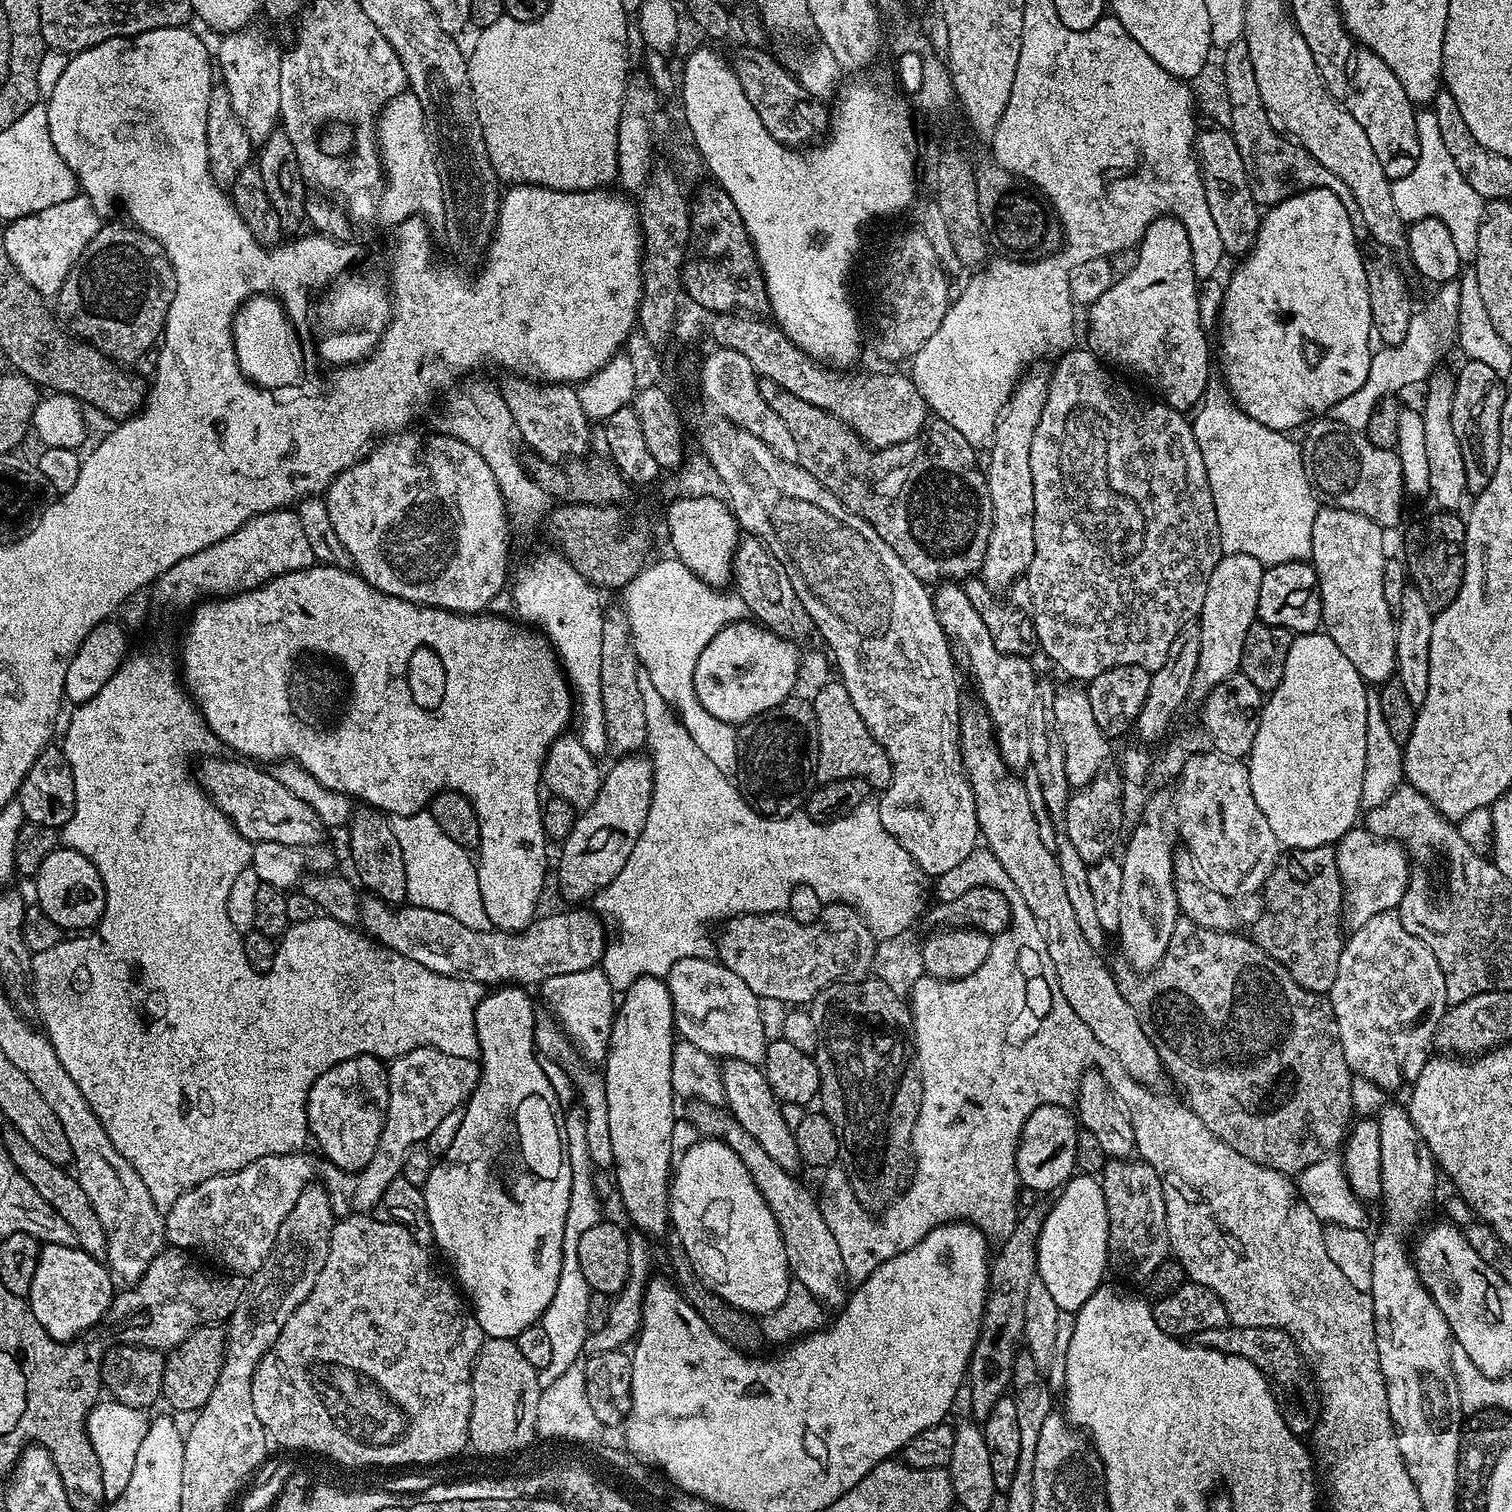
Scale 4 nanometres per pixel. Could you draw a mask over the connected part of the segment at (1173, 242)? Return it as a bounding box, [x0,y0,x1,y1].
[1086,214,1210,414]

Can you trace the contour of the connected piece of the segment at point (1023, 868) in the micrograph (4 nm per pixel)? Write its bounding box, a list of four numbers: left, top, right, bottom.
[960,710,1166,1086]

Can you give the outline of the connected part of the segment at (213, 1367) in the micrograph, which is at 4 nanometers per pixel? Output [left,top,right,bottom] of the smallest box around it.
[162,1324,227,1414]

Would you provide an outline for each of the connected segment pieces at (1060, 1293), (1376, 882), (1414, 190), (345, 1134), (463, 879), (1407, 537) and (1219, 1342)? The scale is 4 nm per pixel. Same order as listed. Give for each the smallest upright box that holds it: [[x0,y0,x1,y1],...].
[[1036,1175,1109,1313],[1335,826,1410,930],[1392,111,1486,261],[308,1056,388,1172],[394,811,488,928],[1402,510,1465,613],[1194,1323,1320,1438]]

